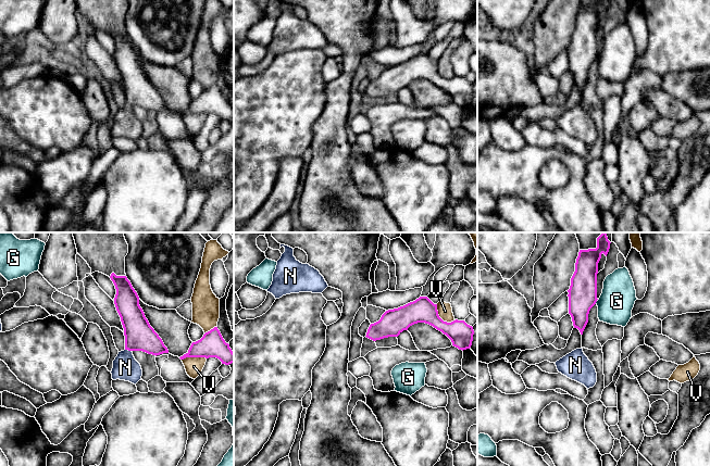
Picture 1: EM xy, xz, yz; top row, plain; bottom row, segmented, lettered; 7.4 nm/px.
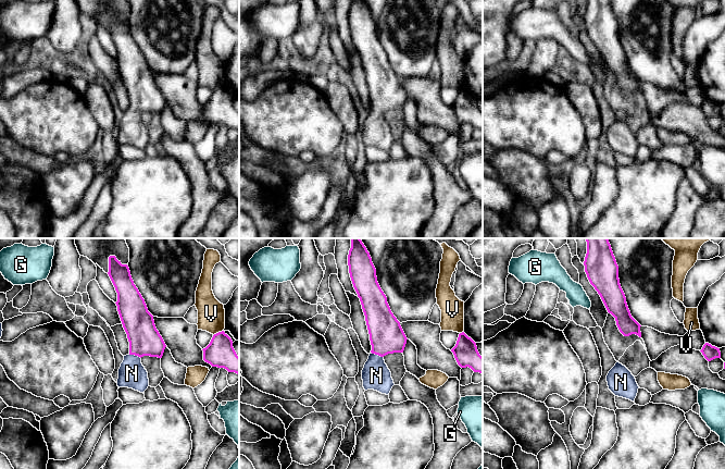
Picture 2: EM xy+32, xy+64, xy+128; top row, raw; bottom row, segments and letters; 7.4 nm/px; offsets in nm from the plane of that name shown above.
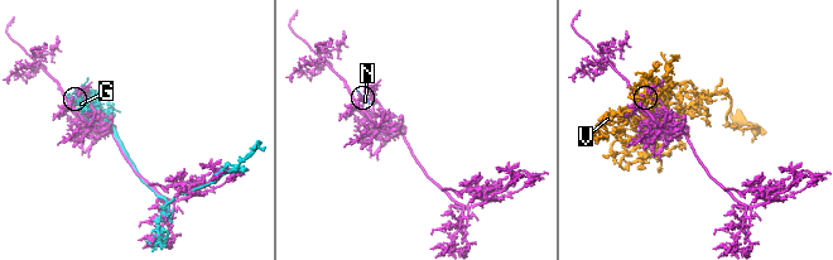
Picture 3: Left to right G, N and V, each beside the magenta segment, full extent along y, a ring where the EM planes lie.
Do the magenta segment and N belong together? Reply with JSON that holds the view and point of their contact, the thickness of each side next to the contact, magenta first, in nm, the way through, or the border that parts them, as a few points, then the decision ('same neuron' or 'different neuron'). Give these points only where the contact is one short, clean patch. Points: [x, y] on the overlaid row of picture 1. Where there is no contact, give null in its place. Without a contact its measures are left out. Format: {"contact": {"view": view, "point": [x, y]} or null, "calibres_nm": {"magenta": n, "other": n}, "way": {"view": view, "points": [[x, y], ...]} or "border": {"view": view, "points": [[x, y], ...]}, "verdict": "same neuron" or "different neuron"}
{"contact": {"view": "xy", "point": [128, 350]}, "calibres_nm": {"magenta": 220, "other": 190}, "way": {"view": "xy", "points": [[139, 336], [128, 350], [125, 357], [125, 367]]}, "verdict": "same neuron"}

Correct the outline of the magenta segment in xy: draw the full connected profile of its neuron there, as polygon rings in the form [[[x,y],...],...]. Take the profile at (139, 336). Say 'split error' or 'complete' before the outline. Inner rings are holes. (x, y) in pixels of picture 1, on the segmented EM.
split error; [[[112,273],[110,278],[116,289],[114,304],[125,336],[125,350],[119,352],[113,361],[112,379],[136,385],[141,380],[142,369],[133,352],[142,351],[157,356],[169,353],[169,350],[146,318],[139,305],[139,297],[127,277]]]

